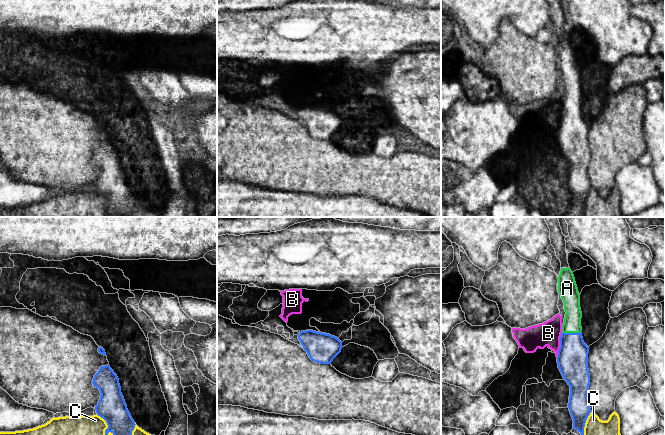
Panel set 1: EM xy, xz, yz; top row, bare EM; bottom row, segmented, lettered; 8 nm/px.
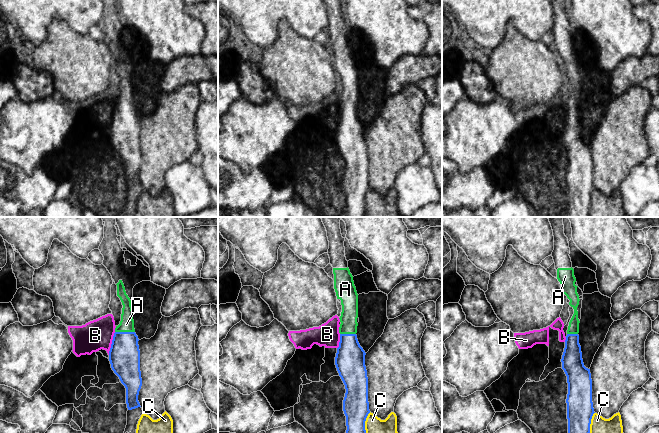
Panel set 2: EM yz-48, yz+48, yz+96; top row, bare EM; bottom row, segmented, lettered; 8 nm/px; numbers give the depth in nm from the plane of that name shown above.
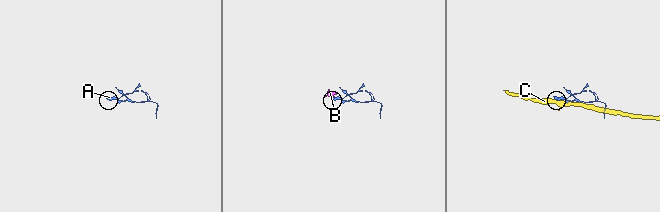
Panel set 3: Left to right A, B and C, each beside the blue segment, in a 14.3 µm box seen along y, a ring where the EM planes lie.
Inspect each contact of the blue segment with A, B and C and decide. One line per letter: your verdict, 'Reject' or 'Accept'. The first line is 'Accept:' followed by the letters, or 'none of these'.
Accept: A
A: Accept
B: Reject
C: Reject

